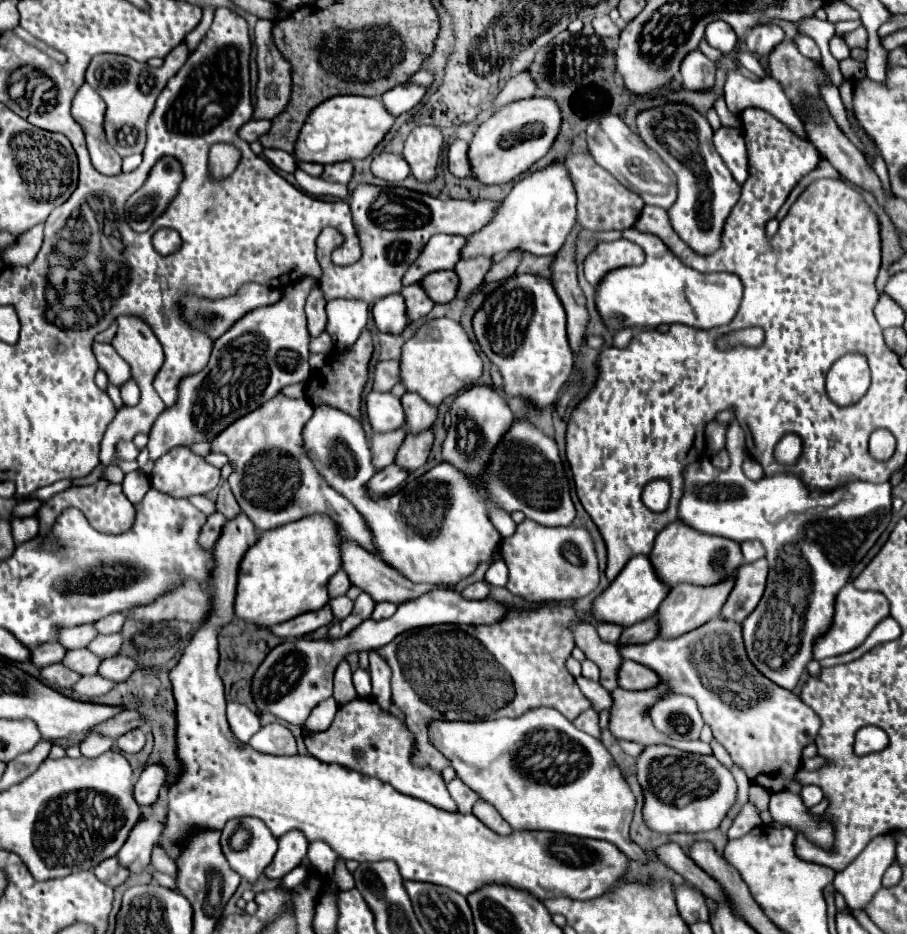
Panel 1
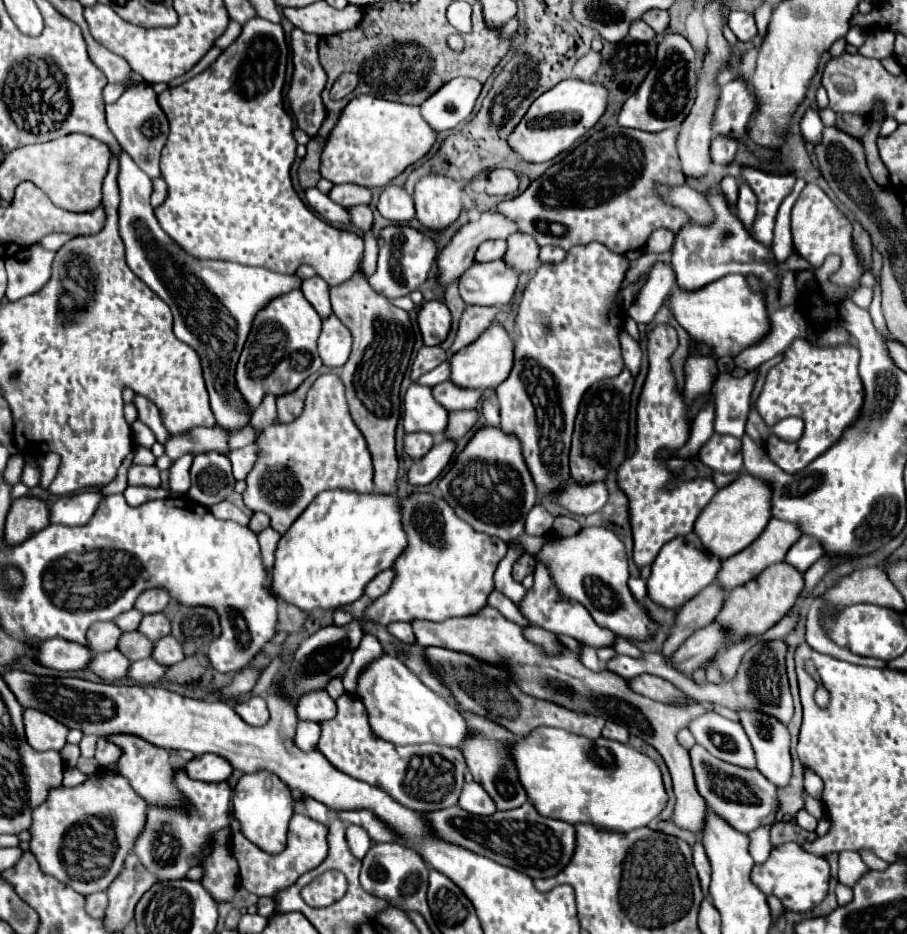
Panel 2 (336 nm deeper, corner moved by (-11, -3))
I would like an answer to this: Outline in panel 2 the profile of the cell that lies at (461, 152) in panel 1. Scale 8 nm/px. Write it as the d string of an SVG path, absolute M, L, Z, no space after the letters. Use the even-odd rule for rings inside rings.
M493 169L485 187L487 195L511 195L519 187L519 179L511 169Z

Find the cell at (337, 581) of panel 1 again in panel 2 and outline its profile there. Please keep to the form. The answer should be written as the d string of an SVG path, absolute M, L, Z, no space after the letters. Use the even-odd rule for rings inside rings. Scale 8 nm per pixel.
M387 569L383 573L379 573L367 587L365 587L365 595L369 595L371 599L377 599L381 597L383 593L387 593L387 589L391 587L393 583L393 577L395 577L395 571L393 569Z

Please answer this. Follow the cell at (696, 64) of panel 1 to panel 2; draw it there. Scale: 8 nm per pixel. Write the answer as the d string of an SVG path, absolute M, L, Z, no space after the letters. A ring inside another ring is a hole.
M713 139L711 143L711 159L717 165L729 165L735 159L737 143L733 139Z

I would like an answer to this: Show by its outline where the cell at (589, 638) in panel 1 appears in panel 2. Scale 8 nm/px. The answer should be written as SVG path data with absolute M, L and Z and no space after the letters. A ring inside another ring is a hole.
M639 675L635 679L629 679L631 689L635 689L637 693L653 699L653 701L661 701L667 705L675 705L675 707L685 707L691 705L691 699L677 689L673 683L661 679L661 677L653 677L653 675Z

